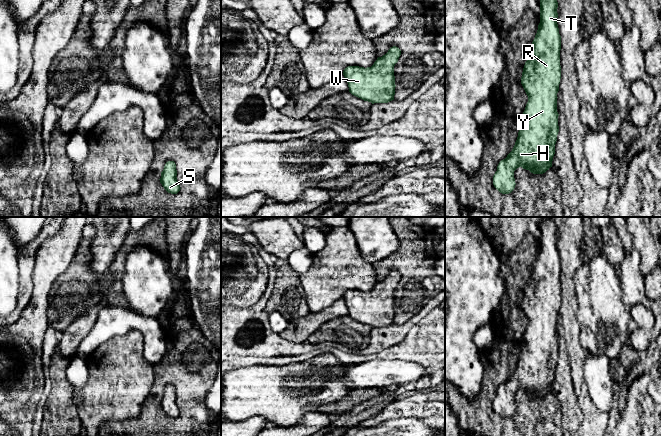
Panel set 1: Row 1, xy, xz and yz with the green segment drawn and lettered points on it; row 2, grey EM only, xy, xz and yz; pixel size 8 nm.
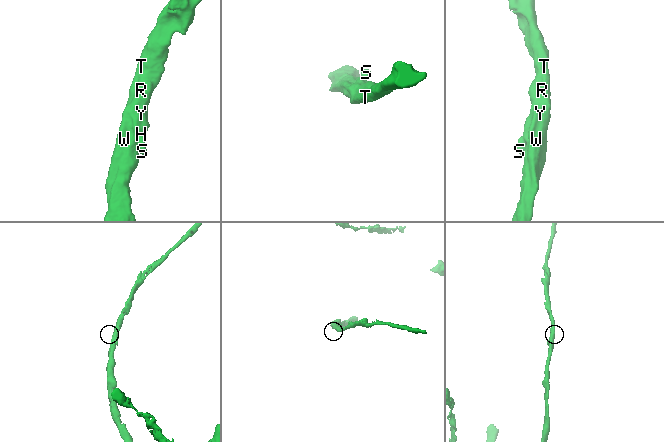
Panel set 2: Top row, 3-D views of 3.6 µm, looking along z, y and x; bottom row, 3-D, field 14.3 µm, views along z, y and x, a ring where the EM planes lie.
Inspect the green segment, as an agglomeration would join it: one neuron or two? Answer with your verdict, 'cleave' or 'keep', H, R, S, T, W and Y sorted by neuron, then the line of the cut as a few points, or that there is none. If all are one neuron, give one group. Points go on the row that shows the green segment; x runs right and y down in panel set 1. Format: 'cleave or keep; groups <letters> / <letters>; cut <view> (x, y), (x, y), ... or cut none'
keep; groups H R S T W Y; cut none

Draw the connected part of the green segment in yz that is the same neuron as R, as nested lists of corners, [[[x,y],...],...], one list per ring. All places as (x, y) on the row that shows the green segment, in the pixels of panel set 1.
[[[540,0],[540,23],[521,77],[528,102],[520,117],[521,125],[515,145],[507,157],[499,162],[493,176],[493,185],[502,194],[509,194],[514,190],[514,171],[517,168],[522,167],[533,174],[543,174],[552,167],[559,132],[557,93],[561,79],[561,36],[557,24],[557,8],[557,0]]]

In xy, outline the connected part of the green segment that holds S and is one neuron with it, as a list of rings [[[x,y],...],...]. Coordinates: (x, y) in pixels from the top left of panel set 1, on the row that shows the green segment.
[[[166,162],[164,169],[161,172],[161,178],[159,180],[168,193],[177,194],[181,189],[176,176],[177,170],[175,162]]]

